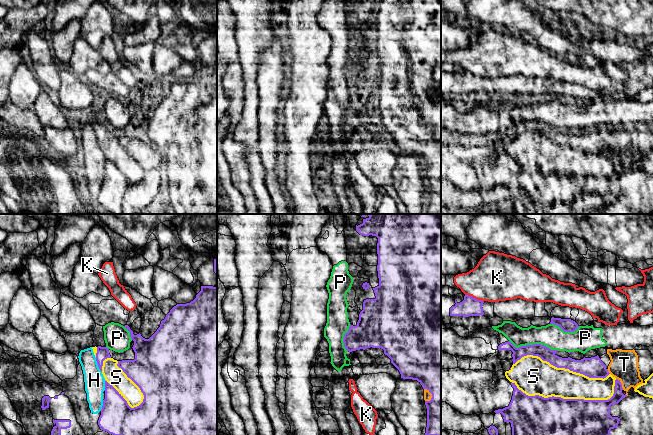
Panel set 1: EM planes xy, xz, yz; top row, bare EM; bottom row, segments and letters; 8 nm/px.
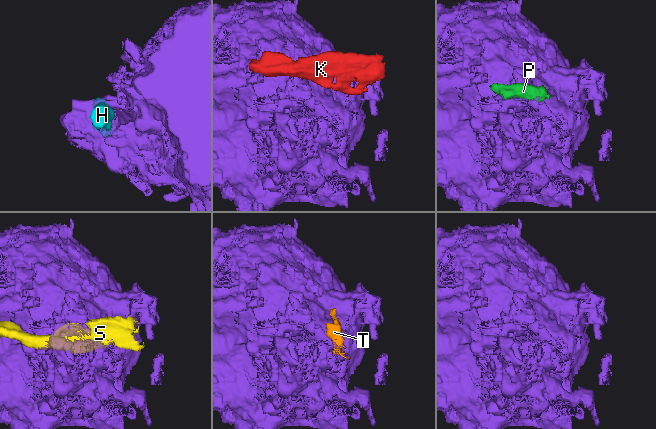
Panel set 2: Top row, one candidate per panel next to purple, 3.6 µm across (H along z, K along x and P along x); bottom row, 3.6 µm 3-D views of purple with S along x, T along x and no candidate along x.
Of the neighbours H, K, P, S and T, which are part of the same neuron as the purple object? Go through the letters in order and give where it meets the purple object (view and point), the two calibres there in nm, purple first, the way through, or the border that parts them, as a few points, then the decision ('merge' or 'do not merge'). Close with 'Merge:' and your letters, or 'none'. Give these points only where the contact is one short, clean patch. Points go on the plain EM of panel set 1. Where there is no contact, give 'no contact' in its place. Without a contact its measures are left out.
H: xy (98, 141) | 100/160 nm | do not merge
K: yz (474, 74) | 150/380 nm | do not merge
P: yz (534, 120) | 110/190 nm | do not merge
S: yz (569, 175) | 500/260 nm | do not merge
T: yz (621, 160) | 140/220 nm | do not merge
Merge: none

